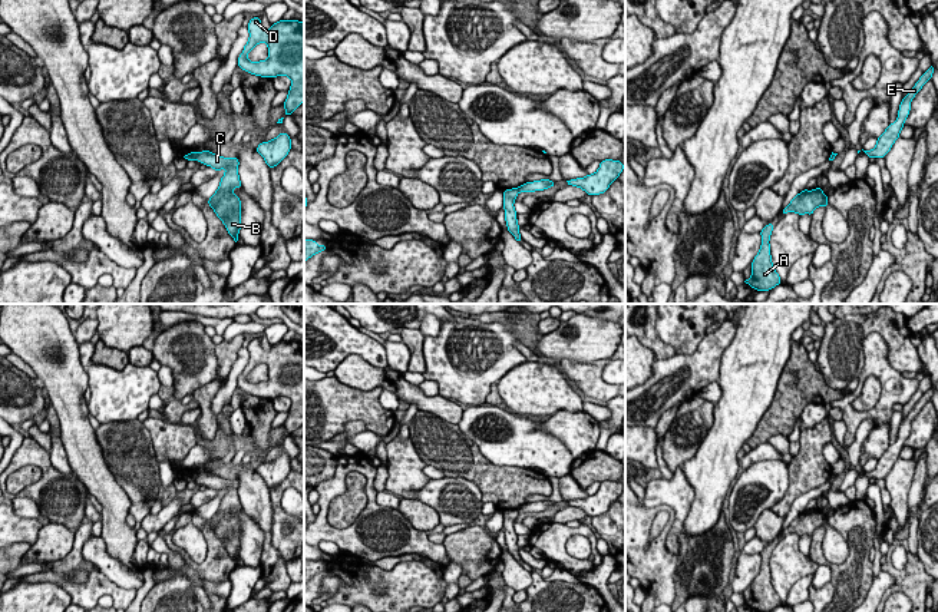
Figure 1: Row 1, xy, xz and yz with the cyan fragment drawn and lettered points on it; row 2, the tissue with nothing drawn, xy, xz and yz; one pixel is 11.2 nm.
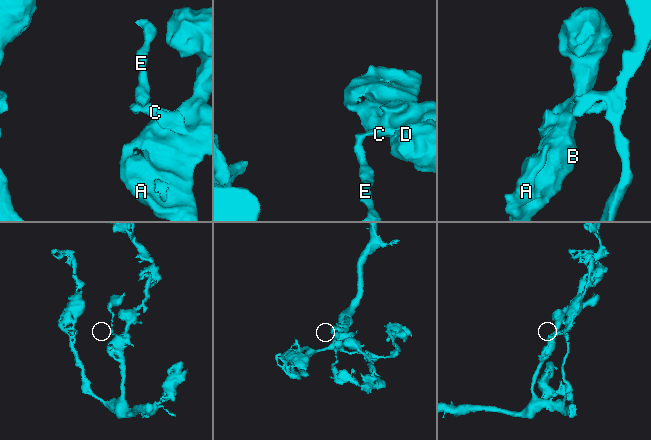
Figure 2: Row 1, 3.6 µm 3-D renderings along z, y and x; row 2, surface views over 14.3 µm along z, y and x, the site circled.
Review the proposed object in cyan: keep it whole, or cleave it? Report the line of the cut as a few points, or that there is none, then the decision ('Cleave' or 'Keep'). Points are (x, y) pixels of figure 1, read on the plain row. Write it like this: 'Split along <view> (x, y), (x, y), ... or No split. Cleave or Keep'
Split along xz (517, 509), (519, 512). Cleave

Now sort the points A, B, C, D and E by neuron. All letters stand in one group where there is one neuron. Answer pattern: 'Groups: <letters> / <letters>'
Groups: A B C D / E

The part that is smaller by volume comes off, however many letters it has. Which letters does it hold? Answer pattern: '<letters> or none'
E

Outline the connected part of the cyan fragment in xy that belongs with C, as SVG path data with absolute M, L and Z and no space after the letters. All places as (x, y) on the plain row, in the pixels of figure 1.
M205 470L198 474L195 482L214 489L217 493L222 489L227 490L217 513L208 520L208 526L215 532L217 537L224 543L228 555L237 563L241 550L241 520L231 510L242 509L238 497L238 479L222 479Z

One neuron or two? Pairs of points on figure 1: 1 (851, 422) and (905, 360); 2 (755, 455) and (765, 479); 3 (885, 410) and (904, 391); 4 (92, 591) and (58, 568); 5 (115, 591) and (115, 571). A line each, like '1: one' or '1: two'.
1: two
2: two
3: one
4: one
5: two

